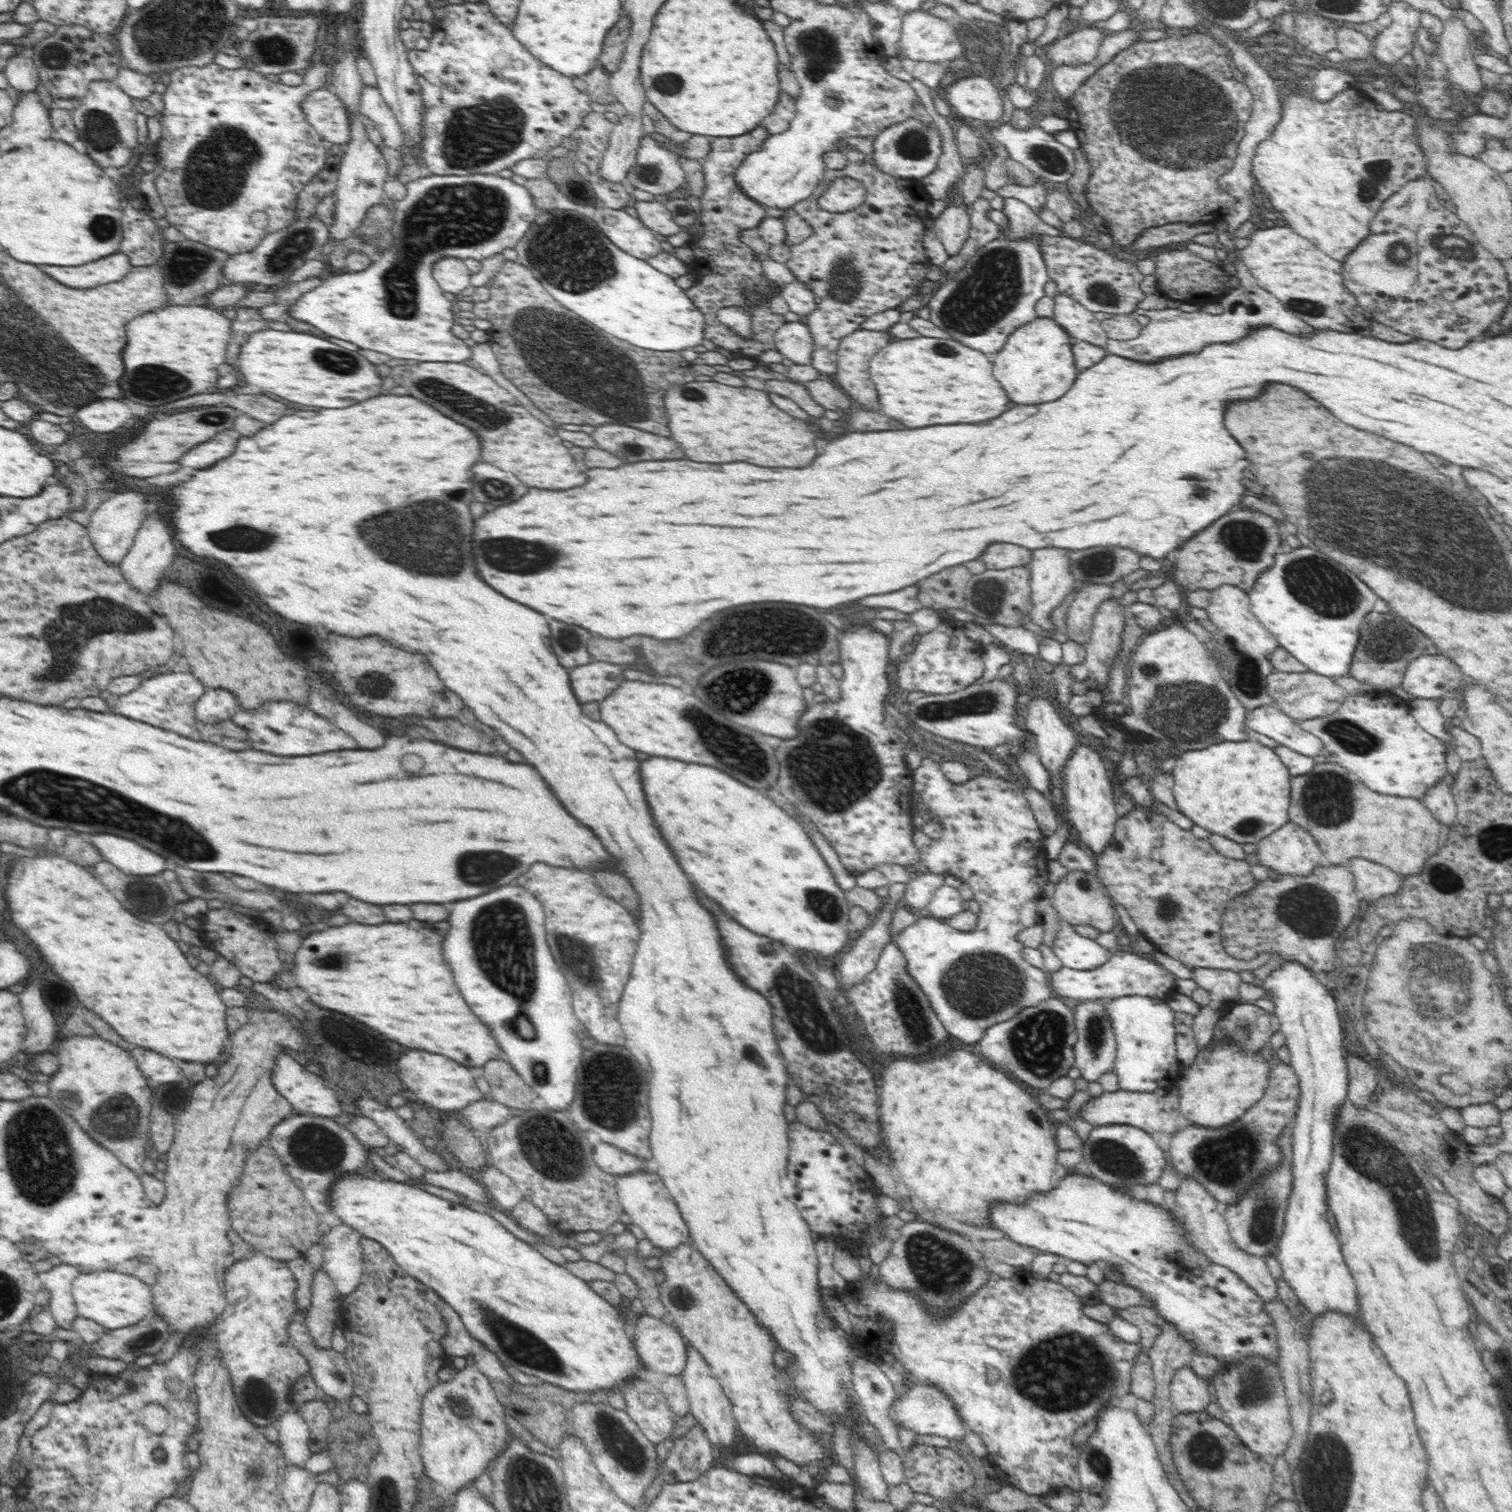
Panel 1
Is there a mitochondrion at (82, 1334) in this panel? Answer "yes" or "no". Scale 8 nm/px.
no

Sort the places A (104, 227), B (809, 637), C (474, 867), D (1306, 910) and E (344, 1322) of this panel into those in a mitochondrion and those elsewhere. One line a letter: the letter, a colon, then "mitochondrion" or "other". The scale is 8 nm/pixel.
A: mitochondrion
B: mitochondrion
C: mitochondrion
D: mitochondrion
E: other

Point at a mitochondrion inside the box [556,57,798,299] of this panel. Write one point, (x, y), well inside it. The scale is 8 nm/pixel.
(668, 84)

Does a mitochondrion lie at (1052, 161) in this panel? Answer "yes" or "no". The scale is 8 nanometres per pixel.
yes

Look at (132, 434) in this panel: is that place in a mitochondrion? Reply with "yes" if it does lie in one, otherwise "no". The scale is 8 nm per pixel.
no

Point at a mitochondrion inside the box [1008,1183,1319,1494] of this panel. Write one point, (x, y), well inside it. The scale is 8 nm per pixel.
(1081, 1372)

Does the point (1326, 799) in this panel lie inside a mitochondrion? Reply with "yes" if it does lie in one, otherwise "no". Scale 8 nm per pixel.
yes

